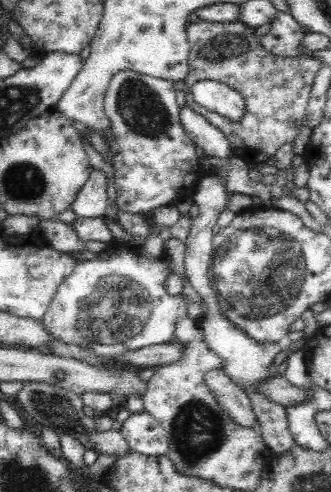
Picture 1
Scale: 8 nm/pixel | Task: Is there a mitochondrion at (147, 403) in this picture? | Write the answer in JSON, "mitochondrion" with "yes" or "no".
{"mitochondrion":"no"}

